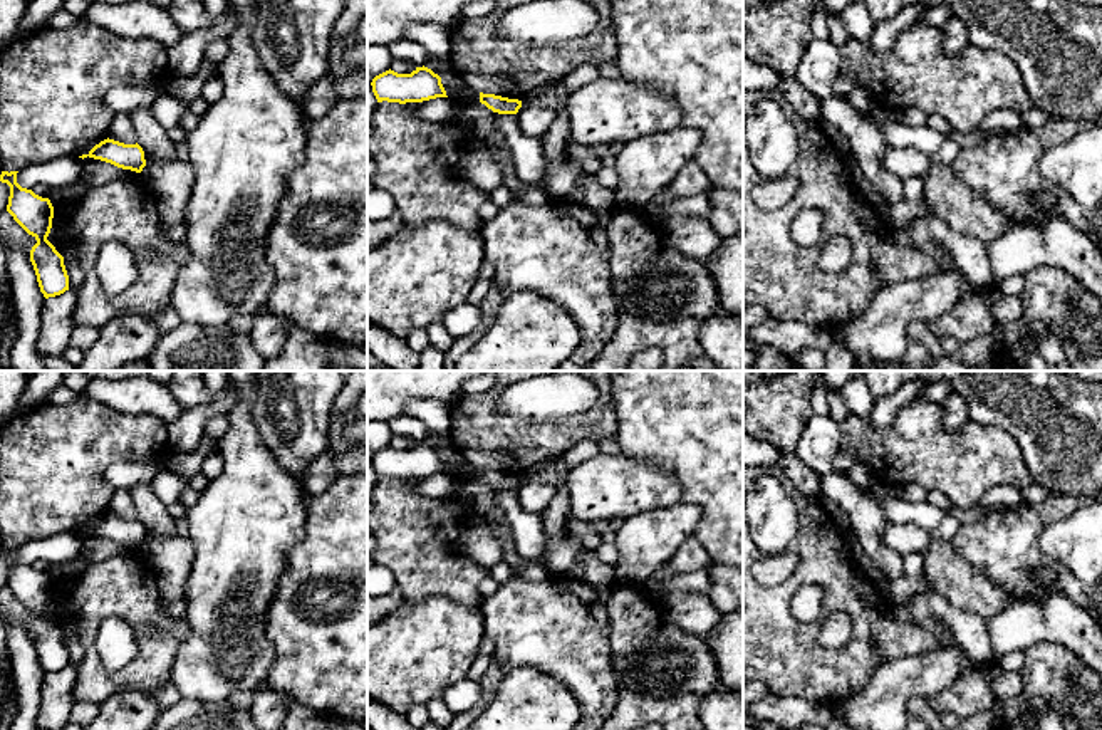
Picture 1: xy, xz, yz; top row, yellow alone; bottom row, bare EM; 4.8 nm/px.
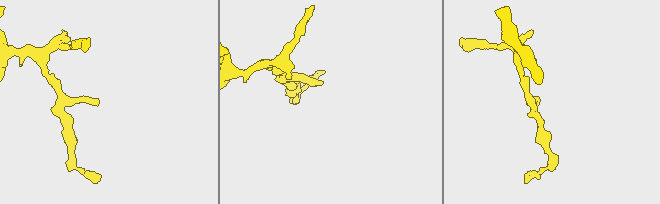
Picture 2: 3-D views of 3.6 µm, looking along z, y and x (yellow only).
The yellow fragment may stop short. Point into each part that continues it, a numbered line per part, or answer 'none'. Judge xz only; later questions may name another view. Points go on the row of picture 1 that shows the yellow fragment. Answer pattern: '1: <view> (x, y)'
none

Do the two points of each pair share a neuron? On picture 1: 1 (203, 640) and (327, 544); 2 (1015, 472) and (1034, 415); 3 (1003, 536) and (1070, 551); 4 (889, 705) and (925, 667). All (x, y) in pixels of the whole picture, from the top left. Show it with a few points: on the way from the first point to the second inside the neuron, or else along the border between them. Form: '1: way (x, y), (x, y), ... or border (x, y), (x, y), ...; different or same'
1: border (291, 547), (265, 623); different
2: border (993, 425), (1005, 430), (1017, 442), (1034, 482); different
3: border (1067, 516), (1040, 534), (1040, 547), (1069, 571); different
4: way (896, 695), (914, 677); same

